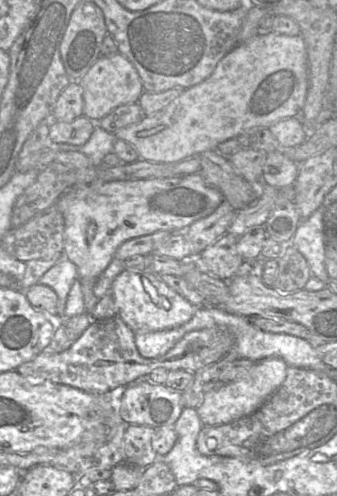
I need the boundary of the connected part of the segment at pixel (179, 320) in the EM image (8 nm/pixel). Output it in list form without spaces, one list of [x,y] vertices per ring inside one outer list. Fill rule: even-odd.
[[[124,269],[113,280],[109,293],[117,309],[117,316],[134,333],[179,327],[189,321],[197,309],[152,271],[133,272]]]

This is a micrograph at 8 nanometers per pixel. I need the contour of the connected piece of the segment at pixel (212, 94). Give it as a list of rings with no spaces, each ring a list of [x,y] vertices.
[[[275,32],[266,34],[256,34],[243,43],[237,44],[227,55],[225,55],[216,65],[213,73],[203,82],[184,89],[184,91],[171,103],[159,112],[144,116],[138,123],[131,126],[121,128],[115,132],[116,139],[124,140],[136,149],[138,156],[142,160],[155,162],[155,163],[177,163],[190,157],[198,157],[202,152],[215,149],[216,147],[231,138],[236,138],[239,134],[246,130],[254,128],[269,128],[272,124],[288,118],[300,117],[308,92],[308,57],[303,38],[300,35],[286,36]]]

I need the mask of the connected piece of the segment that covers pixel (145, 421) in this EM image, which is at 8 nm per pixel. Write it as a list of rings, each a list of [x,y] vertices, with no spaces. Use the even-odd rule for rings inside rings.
[[[147,379],[123,388],[118,399],[118,413],[122,421],[133,425],[172,427],[183,409],[182,392]]]

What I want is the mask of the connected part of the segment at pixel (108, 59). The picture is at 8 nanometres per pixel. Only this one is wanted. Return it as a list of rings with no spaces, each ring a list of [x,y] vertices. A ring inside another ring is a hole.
[[[120,52],[111,56],[100,56],[88,72],[79,80],[83,89],[83,116],[100,120],[115,108],[137,103],[144,92],[141,78],[131,61]]]

